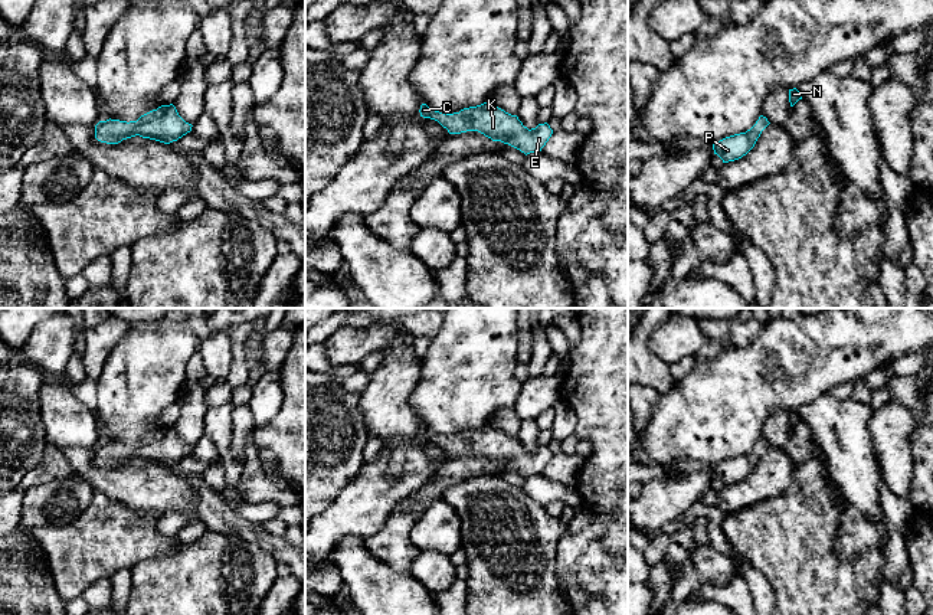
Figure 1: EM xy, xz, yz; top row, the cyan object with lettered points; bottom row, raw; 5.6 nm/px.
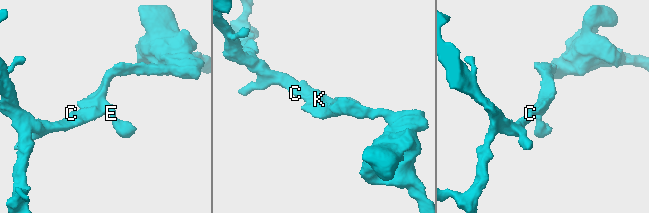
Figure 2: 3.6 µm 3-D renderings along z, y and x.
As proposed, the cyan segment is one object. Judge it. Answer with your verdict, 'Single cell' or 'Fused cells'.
Single cell

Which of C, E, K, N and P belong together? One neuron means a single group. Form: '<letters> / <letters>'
C E K N P

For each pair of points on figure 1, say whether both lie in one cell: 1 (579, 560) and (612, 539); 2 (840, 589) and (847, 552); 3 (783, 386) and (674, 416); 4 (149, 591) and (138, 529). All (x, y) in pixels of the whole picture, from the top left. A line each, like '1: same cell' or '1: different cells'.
1: different cells
2: different cells
3: same cell
4: different cells

